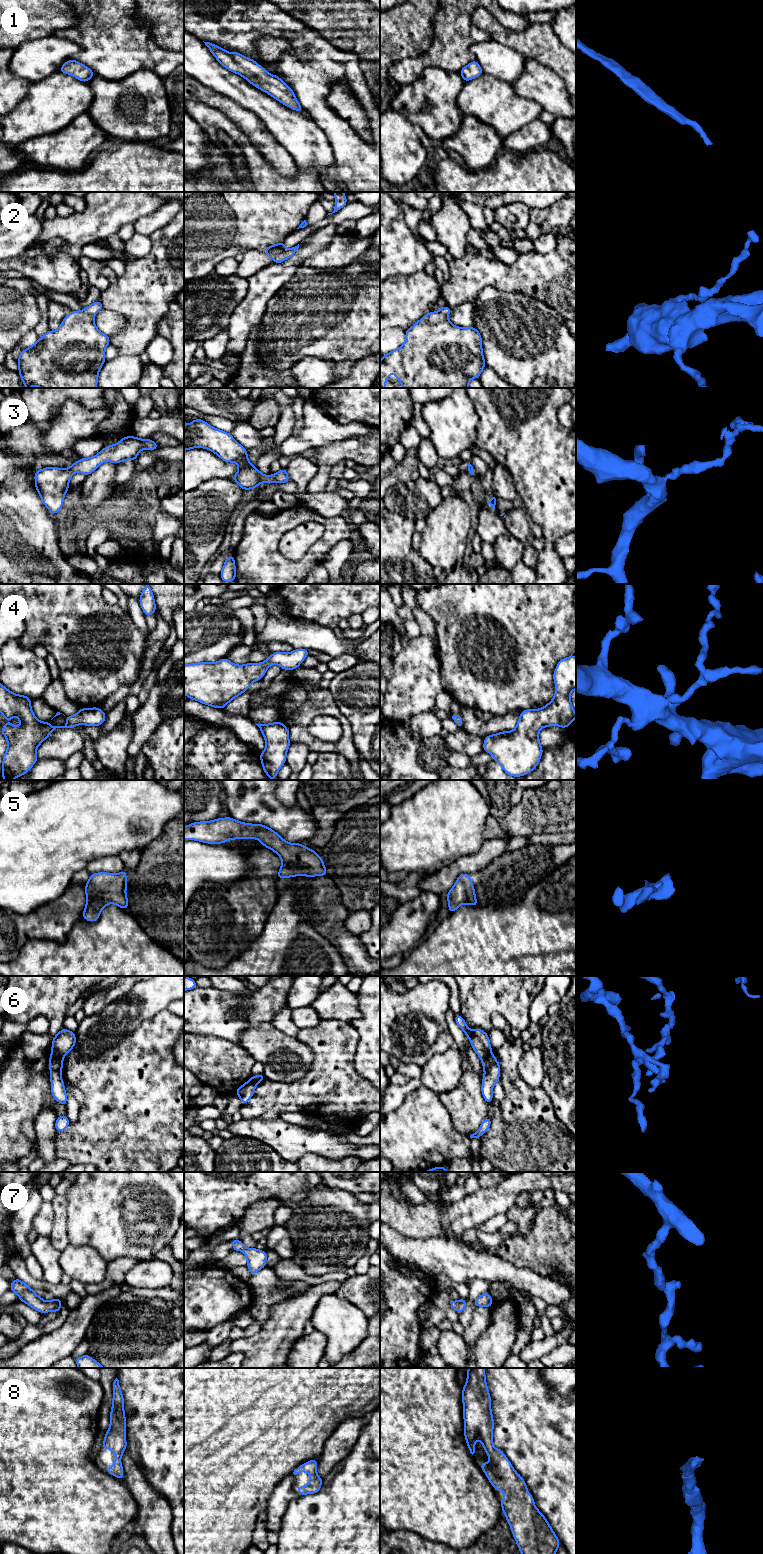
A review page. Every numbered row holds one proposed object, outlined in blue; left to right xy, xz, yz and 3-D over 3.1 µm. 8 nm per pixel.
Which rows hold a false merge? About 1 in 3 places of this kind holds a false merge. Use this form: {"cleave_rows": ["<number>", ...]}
{"cleave_rows": ["2", "6"]}

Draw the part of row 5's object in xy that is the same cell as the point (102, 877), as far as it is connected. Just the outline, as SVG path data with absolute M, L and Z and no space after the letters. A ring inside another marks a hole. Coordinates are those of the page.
M127 871L118 874L99 872L90 874L86 883L86 906L82 918L89 922L97 921L102 909L108 904L115 904L128 910Z

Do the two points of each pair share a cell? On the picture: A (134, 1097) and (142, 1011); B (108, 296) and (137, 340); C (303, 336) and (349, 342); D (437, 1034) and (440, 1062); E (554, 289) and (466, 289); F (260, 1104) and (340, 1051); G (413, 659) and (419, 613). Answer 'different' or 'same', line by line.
A: different
B: same
C: same
D: different
E: same
F: same
G: different

